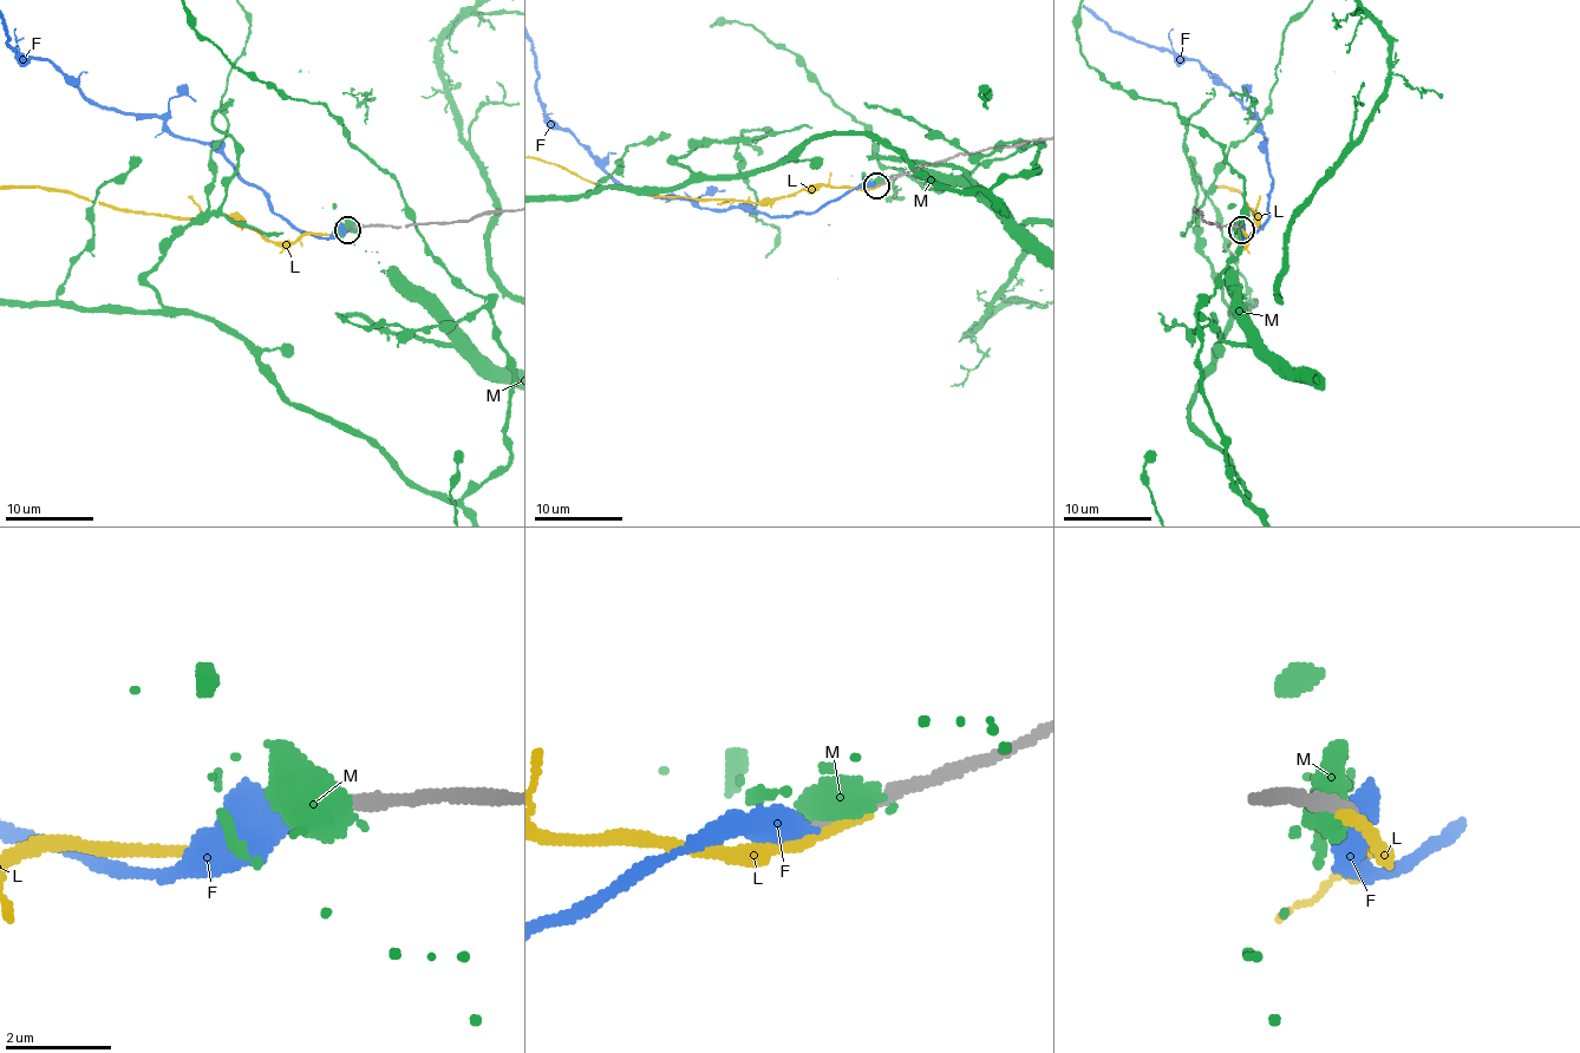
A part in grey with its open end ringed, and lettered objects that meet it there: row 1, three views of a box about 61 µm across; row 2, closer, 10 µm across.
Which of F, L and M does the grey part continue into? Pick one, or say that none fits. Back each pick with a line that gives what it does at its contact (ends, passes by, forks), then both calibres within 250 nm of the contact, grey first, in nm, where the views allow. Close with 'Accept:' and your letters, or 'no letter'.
F: it ends | 200/600 nm
Accept: F

